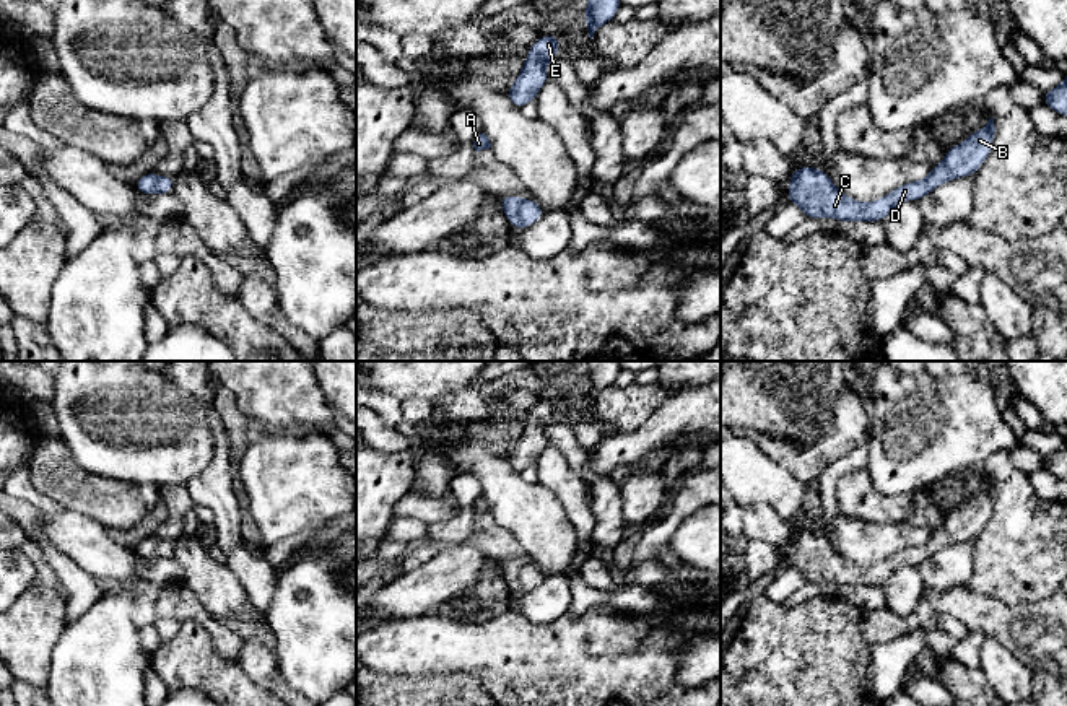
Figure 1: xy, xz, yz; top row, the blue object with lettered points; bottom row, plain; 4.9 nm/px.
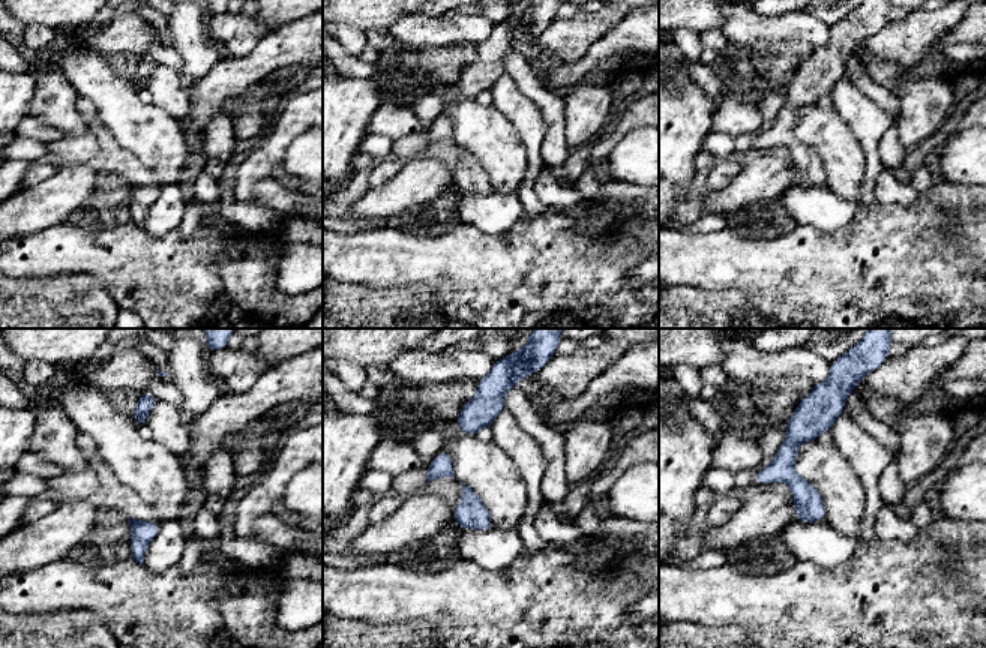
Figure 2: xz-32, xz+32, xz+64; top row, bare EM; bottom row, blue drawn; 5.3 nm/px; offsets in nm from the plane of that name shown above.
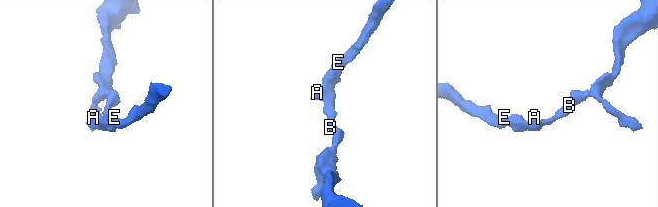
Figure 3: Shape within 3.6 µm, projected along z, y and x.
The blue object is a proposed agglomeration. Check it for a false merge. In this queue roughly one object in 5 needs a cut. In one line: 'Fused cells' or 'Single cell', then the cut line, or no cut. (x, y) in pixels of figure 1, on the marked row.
Single cell. No split

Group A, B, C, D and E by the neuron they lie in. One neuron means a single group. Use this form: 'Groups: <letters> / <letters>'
Groups: A B C D E

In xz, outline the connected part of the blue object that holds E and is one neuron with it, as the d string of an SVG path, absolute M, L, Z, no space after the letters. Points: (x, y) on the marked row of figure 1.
M558 33L553 36L540 36L530 47L524 67L506 91L509 101L516 107L524 107L527 102L534 102L538 89L550 75L545 70L545 63L560 55Z

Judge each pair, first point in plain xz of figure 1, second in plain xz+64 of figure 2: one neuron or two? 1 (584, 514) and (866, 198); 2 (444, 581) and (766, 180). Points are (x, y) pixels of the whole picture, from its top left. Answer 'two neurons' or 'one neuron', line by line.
1: one neuron
2: one neuron

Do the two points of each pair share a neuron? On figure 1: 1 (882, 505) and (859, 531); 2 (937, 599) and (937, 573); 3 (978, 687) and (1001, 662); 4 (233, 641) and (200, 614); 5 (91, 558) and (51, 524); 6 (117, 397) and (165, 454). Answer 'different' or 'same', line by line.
1: different
2: different
3: different
4: same
5: same
6: same

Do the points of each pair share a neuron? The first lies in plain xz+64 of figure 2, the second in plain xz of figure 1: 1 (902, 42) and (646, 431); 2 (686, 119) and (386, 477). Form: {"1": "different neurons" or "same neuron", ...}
{"1": "different neurons", "2": "same neuron"}

